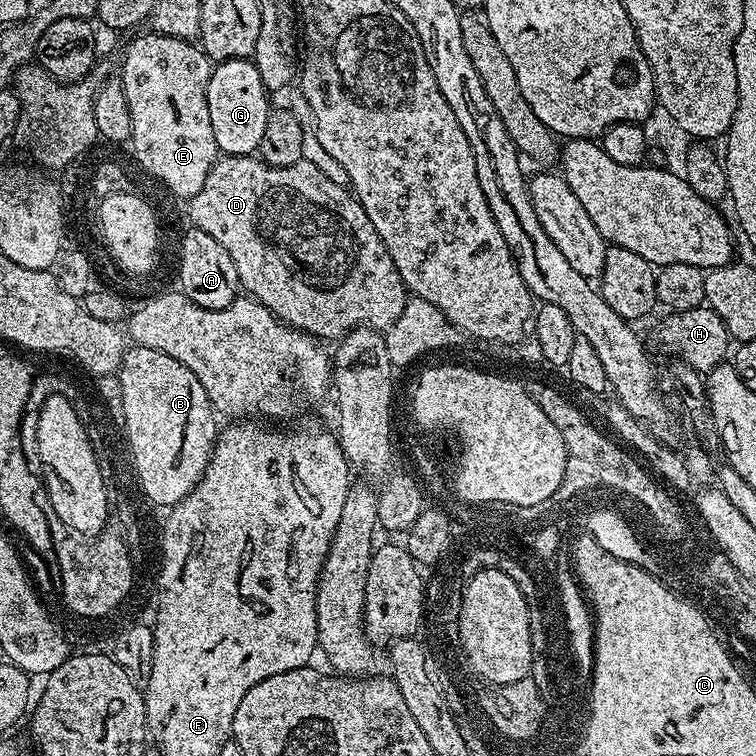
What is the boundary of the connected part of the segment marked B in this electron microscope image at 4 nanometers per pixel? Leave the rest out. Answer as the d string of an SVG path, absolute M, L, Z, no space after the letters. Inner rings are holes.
M132 346L125 351L124 362L118 369L118 389L120 406L128 413L129 431L145 488L160 500L178 503L186 498L186 494L190 494L190 490L194 490L202 478L218 435L218 416L206 390L202 390L202 382L198 382L198 378L186 366L182 366L178 358L170 358L170 354L162 350Z

